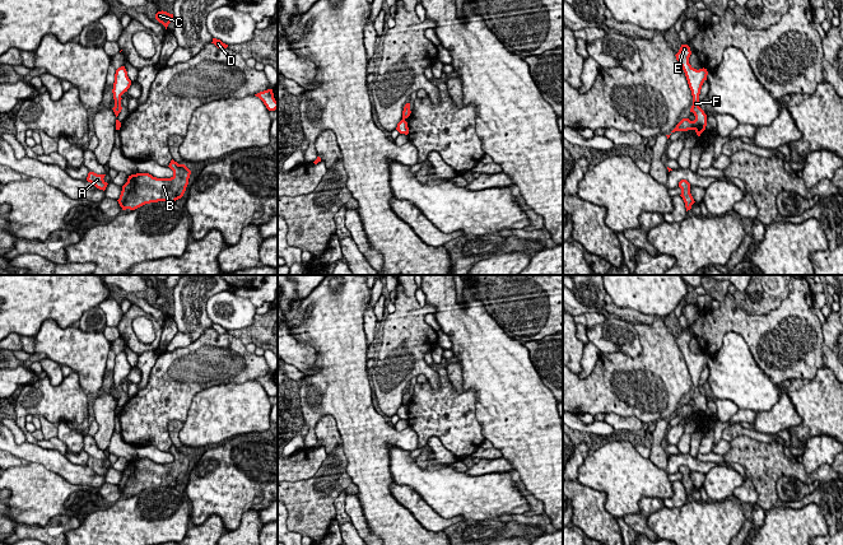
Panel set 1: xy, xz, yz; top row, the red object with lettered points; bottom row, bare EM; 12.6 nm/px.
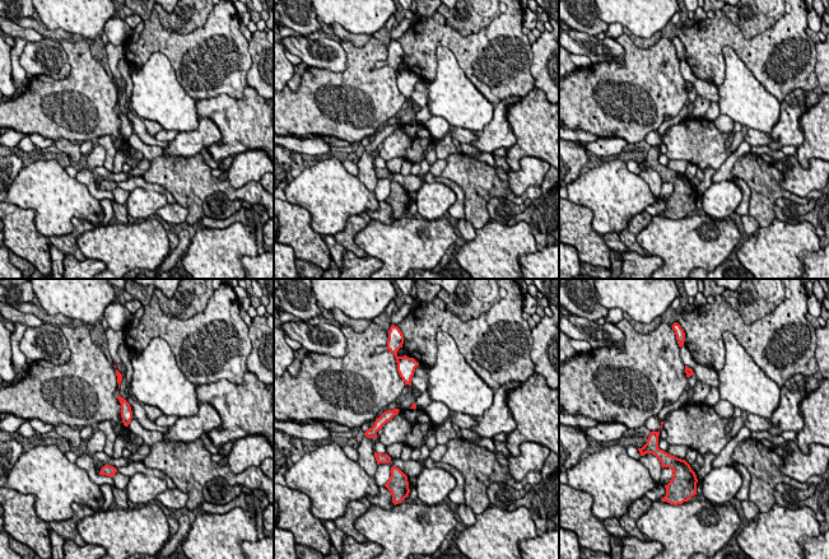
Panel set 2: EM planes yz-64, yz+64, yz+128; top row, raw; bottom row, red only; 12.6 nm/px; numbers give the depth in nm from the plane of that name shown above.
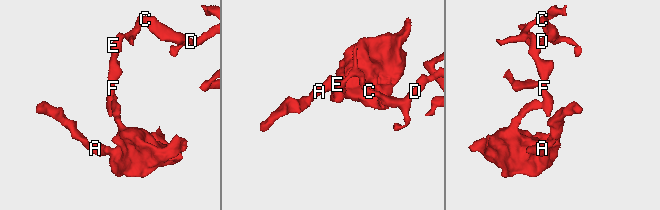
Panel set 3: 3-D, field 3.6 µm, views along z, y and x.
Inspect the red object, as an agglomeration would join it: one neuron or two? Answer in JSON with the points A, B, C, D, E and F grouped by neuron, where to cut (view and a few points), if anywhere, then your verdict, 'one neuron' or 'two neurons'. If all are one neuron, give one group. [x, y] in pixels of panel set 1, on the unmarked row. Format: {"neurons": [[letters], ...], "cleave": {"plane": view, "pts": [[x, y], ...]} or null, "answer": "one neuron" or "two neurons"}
{"neurons": [["A", "B"], ["C", "D", "E", "F"]], "cleave": {"plane": "yz", "pts": [[692, 406], [693, 414]]}, "answer": "two neurons"}

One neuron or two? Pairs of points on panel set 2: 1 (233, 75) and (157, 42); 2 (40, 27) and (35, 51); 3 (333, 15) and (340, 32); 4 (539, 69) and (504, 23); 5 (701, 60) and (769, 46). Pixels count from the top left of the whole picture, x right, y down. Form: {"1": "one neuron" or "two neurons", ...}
{"1": "one neuron", "2": "two neurons", "3": "two neurons", "4": "two neurons", "5": "one neuron"}

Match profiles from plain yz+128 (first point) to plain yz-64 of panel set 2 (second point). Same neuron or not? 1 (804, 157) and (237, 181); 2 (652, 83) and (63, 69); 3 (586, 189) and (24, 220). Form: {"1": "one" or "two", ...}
{"1": "two", "2": "two", "3": "two"}

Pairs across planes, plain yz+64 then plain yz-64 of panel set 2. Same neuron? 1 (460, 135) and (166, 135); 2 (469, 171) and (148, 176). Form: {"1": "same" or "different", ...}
{"1": "same", "2": "same"}

